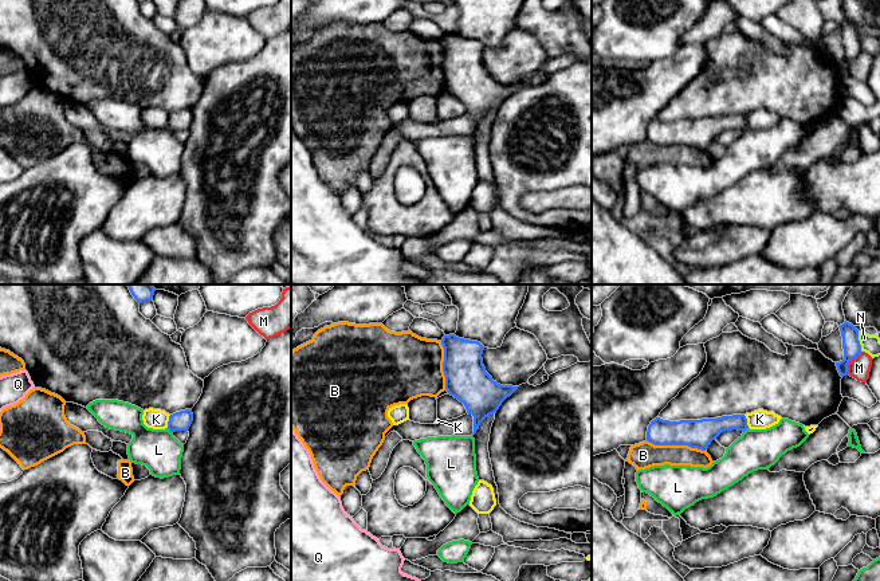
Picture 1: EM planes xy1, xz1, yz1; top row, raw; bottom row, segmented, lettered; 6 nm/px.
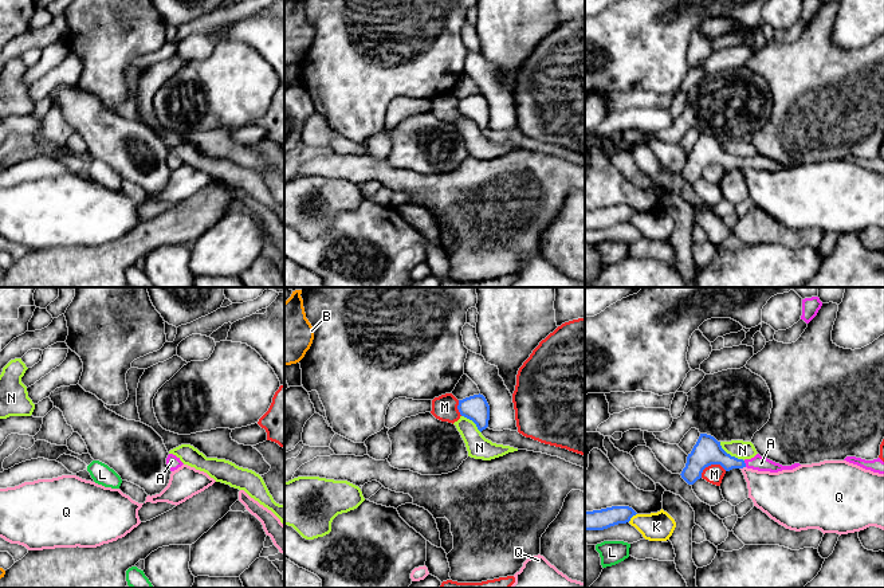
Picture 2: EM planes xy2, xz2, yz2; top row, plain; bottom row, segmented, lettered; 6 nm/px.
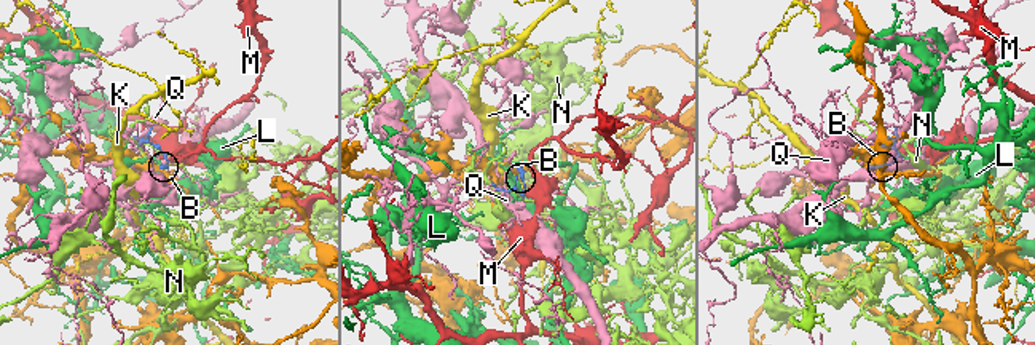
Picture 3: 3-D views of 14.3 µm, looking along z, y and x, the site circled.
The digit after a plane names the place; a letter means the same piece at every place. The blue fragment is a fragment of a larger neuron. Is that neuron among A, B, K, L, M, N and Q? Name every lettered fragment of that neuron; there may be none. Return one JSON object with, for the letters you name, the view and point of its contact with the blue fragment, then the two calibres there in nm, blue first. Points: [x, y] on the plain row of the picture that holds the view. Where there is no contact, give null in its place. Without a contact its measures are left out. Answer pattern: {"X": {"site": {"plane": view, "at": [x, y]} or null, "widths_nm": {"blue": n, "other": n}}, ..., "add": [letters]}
{"A": {"site": {"plane": "yz2", "at": [745, 163]}, "widths_nm": {"blue": 170, "other": 90}}, "add": ["A"]}

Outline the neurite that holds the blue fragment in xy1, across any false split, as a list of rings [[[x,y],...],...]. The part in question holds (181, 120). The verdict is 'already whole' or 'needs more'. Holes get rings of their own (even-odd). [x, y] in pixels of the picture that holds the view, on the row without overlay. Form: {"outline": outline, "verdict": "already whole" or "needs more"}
{"outline": [[[192,109],[180,110],[169,115],[168,129],[170,131],[188,130],[192,121],[193,121]]], "verdict": "already whole"}

